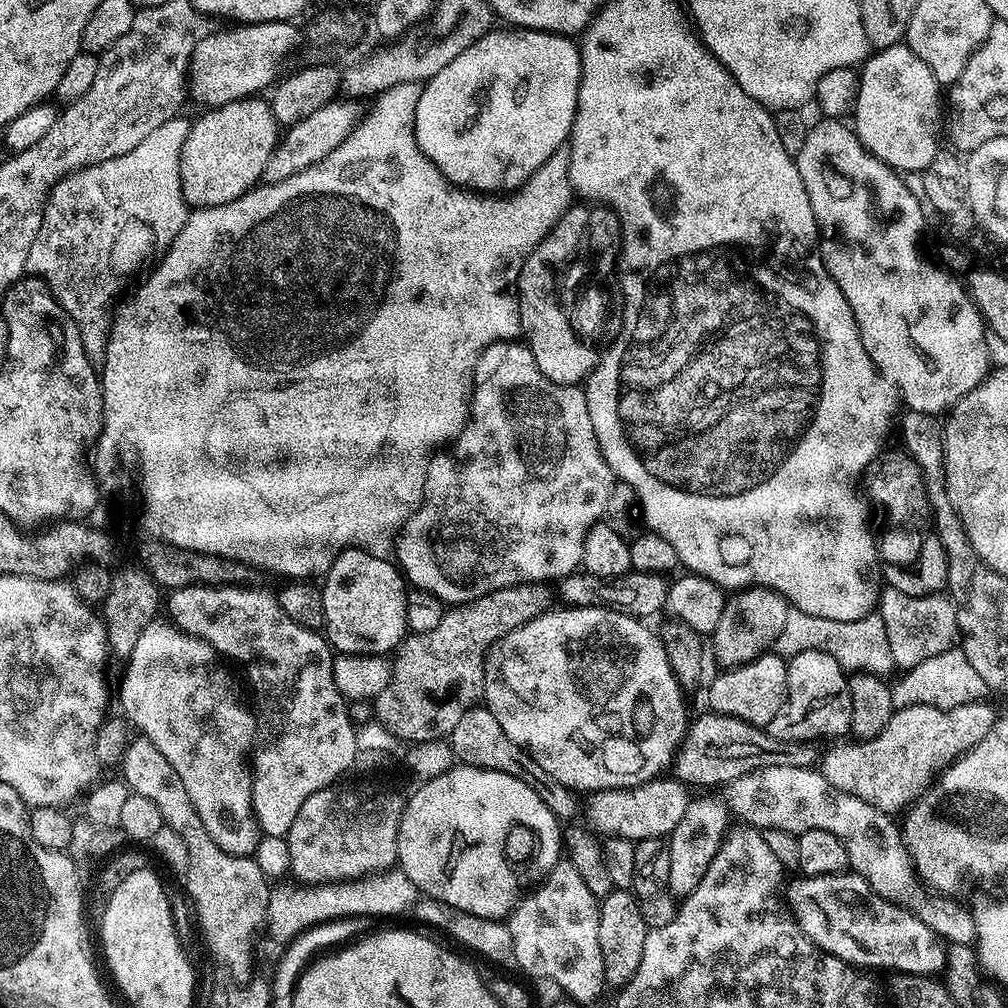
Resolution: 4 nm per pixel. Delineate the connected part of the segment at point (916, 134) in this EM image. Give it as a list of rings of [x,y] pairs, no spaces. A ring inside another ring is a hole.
[[[907,43],[891,44],[875,51],[861,67],[859,94],[852,112],[854,131],[868,152],[899,172],[922,172],[940,150],[938,130],[942,128],[942,90],[934,74],[922,58],[918,58]]]

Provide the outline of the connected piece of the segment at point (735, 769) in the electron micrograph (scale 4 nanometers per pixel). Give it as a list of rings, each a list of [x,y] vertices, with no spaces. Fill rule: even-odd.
[[[705,711],[705,716],[700,716],[689,723],[684,738],[680,742],[680,747],[676,749],[674,755],[675,779],[685,786],[697,784],[700,788],[712,788],[715,784],[731,786],[734,778],[742,778],[742,774],[750,774],[759,768],[766,766],[778,766],[779,764],[793,764],[794,766],[808,766],[813,763],[811,747],[805,746],[800,742],[789,743],[786,747],[785,741],[775,740],[773,736],[764,728],[755,728],[752,724],[742,722],[733,716],[723,716],[717,712]]]

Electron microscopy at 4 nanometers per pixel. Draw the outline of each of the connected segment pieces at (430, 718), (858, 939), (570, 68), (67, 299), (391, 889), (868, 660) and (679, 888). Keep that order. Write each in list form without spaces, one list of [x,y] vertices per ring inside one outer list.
[[[544,582],[499,588],[482,598],[474,598],[471,604],[449,607],[434,629],[412,632],[405,636],[391,661],[390,682],[386,690],[382,690],[382,694],[378,694],[374,701],[375,722],[396,736],[397,741],[413,740],[413,745],[416,746],[431,740],[443,741],[451,737],[454,726],[458,726],[459,720],[462,719],[462,714],[481,703],[484,695],[484,658],[489,648],[507,632],[512,632],[518,626],[533,620],[535,616],[549,611],[551,604],[548,603],[554,600],[554,592],[548,588],[551,587]]]
[[[845,870],[829,876],[800,874],[797,877],[797,880],[792,880],[788,884],[786,904],[792,919],[821,952],[836,956],[845,964],[860,970],[889,968],[889,973],[892,974],[908,973],[935,977],[943,969],[946,963],[946,950],[941,937],[932,932],[930,926],[926,926],[926,922],[922,922],[913,912],[907,912],[879,896],[858,873]]]
[[[505,27],[505,32],[489,30],[480,36],[450,66],[438,70],[434,78],[430,78],[421,87],[414,126],[416,127],[416,141],[419,146],[433,161],[447,179],[469,190],[492,192],[495,190],[515,190],[537,172],[541,165],[552,159],[558,149],[567,145],[572,134],[572,123],[576,113],[578,100],[578,86],[580,85],[580,49],[569,37],[557,36],[554,32],[534,32],[531,28]]]
[[[183,118],[162,122],[162,126],[146,134],[134,150],[83,168],[80,172],[72,172],[59,180],[46,197],[42,226],[34,238],[34,246],[30,246],[30,258],[26,258],[24,270],[29,276],[39,277],[52,291],[62,310],[70,314],[93,365],[105,363],[109,333],[114,323],[112,307],[128,276],[134,275],[151,258],[156,244],[171,245],[188,220],[190,209],[180,185],[180,151],[188,137],[189,127],[189,121]]]
[[[399,868],[385,869],[349,881],[315,884],[276,885],[268,893],[265,931],[280,946],[287,945],[298,933],[322,921],[343,916],[392,916],[408,911],[417,903],[420,893]]]
[[[789,607],[786,626],[782,626],[782,634],[778,634],[774,652],[775,655],[791,658],[802,650],[822,650],[830,654],[830,658],[834,658],[834,662],[838,662],[838,666],[842,666],[848,674],[866,672],[870,676],[888,678],[896,668],[890,654],[890,638],[886,638],[886,626],[879,614],[857,620],[831,620]]]
[[[689,799],[686,814],[682,814],[678,826],[674,826],[672,835],[667,837],[670,850],[668,892],[673,897],[683,898],[696,889],[698,882],[702,882],[718,846],[724,840],[724,833],[730,826],[730,812],[721,801],[720,804],[716,800]]]

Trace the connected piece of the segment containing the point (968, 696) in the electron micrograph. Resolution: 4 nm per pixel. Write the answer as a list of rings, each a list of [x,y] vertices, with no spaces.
[[[958,646],[943,651],[937,657],[928,658],[918,666],[907,669],[896,684],[891,687],[893,709],[905,709],[906,706],[928,705],[936,709],[953,709],[954,706],[968,705],[983,701],[988,694],[985,682],[971,666],[965,652]]]

